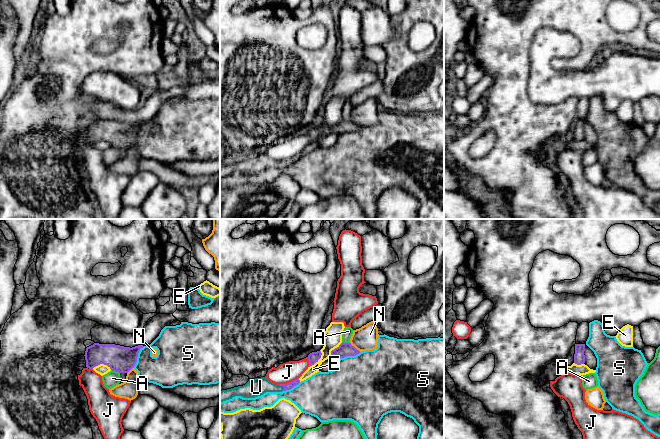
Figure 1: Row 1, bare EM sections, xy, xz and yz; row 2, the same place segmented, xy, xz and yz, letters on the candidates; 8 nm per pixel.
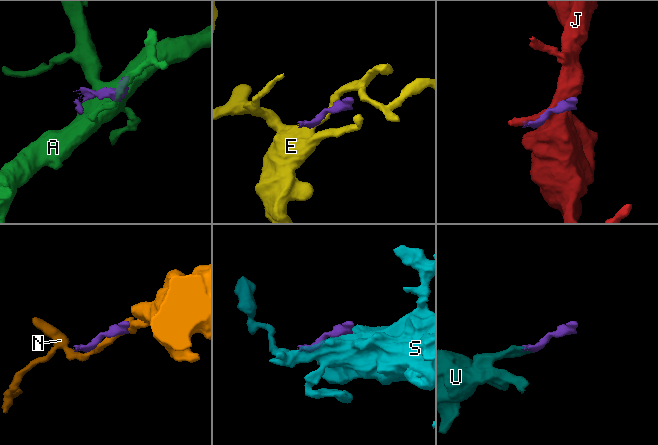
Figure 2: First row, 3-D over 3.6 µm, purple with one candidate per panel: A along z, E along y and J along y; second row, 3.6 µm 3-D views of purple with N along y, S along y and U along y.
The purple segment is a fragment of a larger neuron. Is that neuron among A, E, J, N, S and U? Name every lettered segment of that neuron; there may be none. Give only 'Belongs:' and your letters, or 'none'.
Belongs: U

